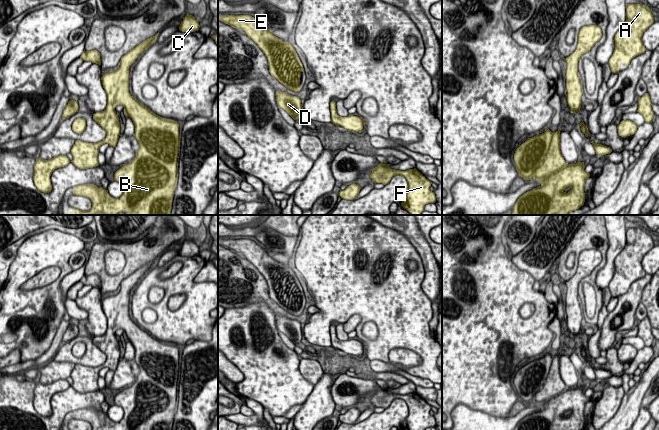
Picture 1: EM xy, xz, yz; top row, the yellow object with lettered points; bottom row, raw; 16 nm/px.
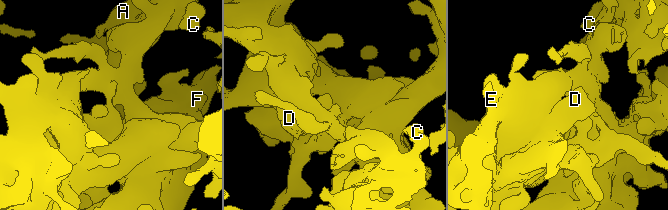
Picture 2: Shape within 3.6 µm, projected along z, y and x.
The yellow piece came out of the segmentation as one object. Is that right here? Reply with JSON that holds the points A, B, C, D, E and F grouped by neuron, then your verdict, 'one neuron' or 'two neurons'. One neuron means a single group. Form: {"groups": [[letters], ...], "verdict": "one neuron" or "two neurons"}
{"groups": [["A", "B", "C", "D", "E", "F"]], "verdict": "one neuron"}

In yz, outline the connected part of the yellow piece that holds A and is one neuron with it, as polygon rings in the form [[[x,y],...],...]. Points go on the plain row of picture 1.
[[[646,228],[626,229],[626,245],[615,258],[615,274],[608,286],[612,297],[618,298],[622,286],[627,292],[634,281],[647,274],[642,260],[653,247],[654,241]]]

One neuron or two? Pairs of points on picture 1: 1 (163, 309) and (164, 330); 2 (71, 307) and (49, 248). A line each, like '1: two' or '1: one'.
1: one
2: two

